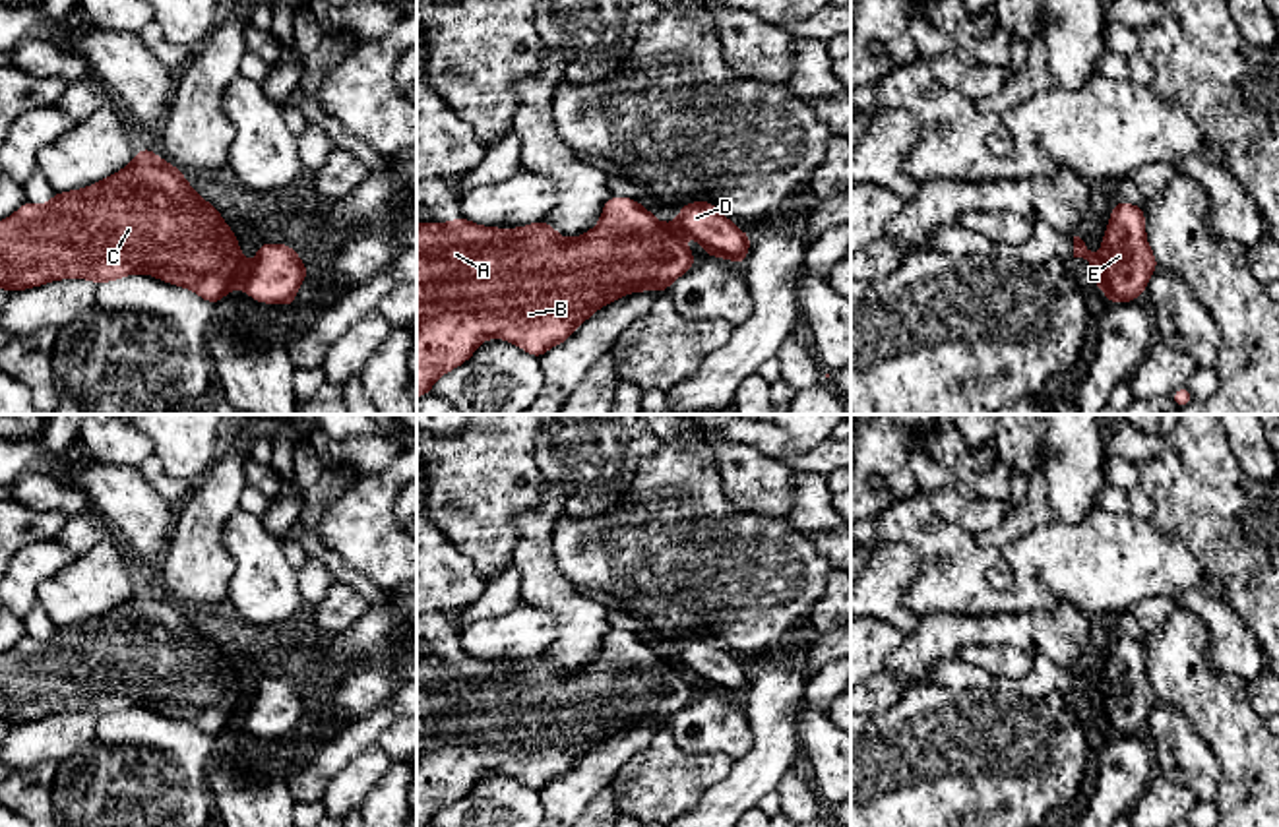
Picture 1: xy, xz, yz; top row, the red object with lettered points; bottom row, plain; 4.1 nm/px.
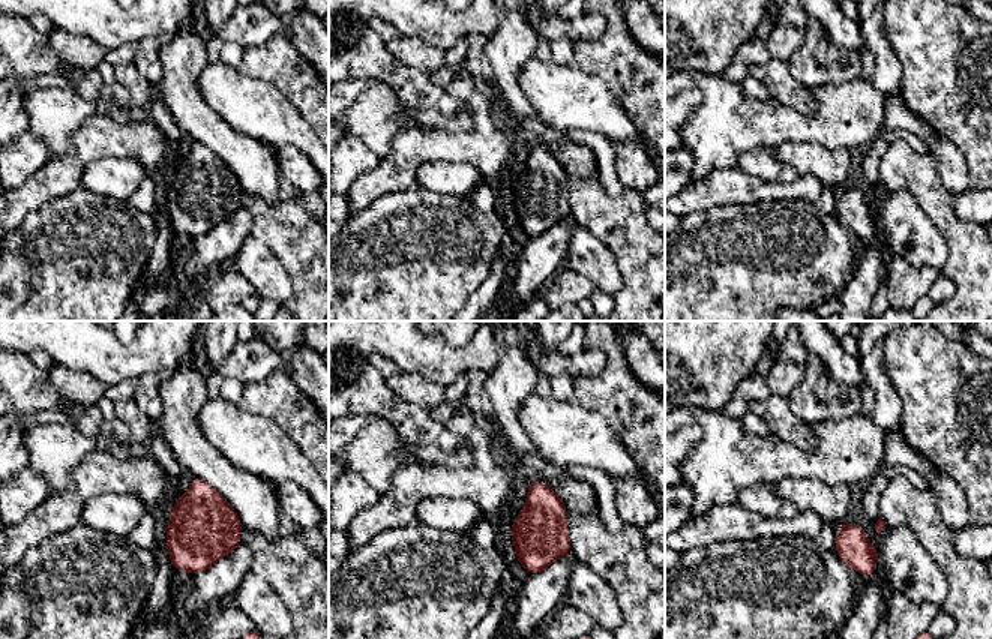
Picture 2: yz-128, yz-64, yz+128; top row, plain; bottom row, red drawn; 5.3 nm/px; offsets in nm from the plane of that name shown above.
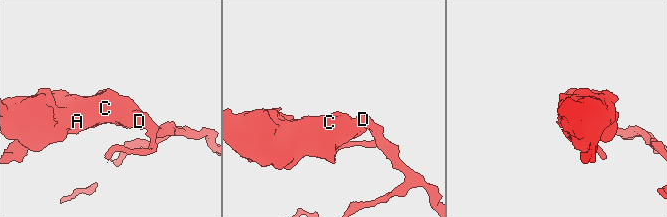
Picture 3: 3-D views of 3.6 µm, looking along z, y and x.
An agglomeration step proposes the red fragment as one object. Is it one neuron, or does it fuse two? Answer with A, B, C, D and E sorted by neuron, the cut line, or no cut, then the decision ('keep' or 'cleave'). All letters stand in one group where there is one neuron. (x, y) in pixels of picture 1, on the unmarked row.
A B C E / D | yz (1091, 692), (1097, 715), (1105, 725) | cleave

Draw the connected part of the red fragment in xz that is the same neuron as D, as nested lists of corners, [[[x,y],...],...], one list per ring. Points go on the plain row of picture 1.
[[[711,635],[682,639],[674,662],[680,668],[694,670],[707,689],[729,691],[736,699],[742,699],[750,682],[750,668],[736,662]]]

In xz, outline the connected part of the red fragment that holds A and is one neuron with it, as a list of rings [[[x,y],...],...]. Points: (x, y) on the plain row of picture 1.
[[[612,629],[599,659],[576,672],[562,672],[546,655],[521,662],[481,660],[463,651],[452,657],[417,659],[417,827],[430,827],[434,815],[461,800],[488,771],[506,773],[541,792],[564,777],[601,740],[626,726],[659,724],[684,709],[698,693],[684,680],[674,659],[659,657],[641,637]]]

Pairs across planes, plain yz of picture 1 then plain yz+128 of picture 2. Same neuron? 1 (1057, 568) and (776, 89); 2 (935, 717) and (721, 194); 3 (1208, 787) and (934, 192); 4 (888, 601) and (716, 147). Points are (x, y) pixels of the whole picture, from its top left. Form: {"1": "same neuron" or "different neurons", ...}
{"1": "different neurons", "2": "different neurons", "3": "different neurons", "4": "different neurons"}

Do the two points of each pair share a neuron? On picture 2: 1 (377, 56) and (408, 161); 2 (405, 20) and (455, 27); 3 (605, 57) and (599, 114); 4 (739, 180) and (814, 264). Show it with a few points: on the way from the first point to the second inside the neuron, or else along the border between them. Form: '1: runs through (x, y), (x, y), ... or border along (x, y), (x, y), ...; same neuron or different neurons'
1: border along (408, 125), (422, 125), (443, 131); different neurons
2: runs through (417, 20), (429, 20), (443, 27); same neuron
3: border along (572, 63), (595, 75), (623, 110); different neurons
4: border along (793, 198), (730, 203), (724, 206); different neurons

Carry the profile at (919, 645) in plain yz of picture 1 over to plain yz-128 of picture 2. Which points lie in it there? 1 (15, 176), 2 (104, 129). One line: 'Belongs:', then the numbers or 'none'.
Belongs: 2

